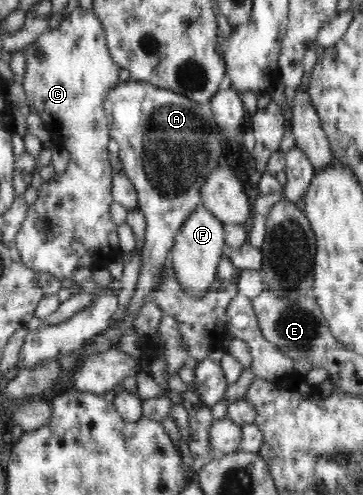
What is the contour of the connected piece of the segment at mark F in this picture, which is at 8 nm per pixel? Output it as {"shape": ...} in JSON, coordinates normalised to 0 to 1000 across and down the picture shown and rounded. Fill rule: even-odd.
{"shape":[[[562,414],[543,418],[501,453],[479,481],[479,495],[468,503],[468,531],[479,541],[479,558],[501,574],[504,588],[532,598],[556,598],[579,586],[579,574],[598,556],[598,539],[614,505],[623,501],[617,487],[617,451],[584,428],[567,424]]]}

